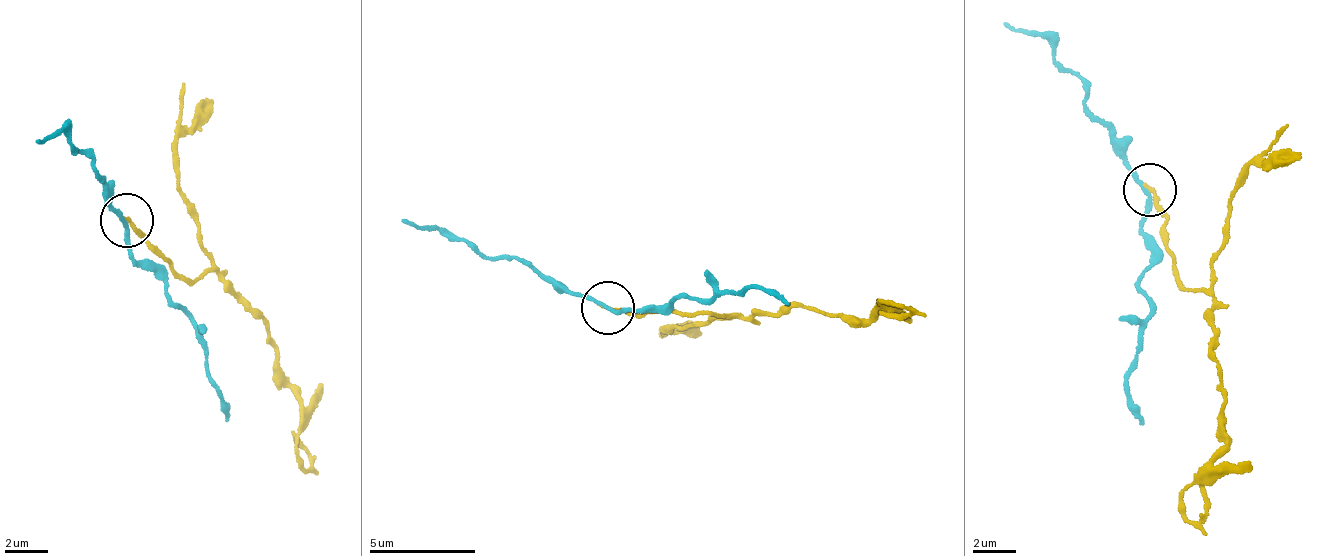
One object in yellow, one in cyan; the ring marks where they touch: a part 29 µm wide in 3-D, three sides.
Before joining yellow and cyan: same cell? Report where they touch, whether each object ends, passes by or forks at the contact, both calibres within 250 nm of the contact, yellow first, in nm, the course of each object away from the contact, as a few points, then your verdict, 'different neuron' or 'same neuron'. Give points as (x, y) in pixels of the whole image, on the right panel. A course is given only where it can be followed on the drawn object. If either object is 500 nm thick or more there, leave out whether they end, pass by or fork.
(1150, 190) | yellow ends | cyan passes by | 200/180 nm | yellow via (1150, 188), (1176, 271), (1211, 304), (1217, 332), (1217, 368), (1226, 437), (1208, 475), (1205, 535) | cyan via (1150, 188), (1141, 224), (1152, 246), (1140, 283), (1149, 317), (1127, 386), (1127, 406), (1145, 423) | different neuron

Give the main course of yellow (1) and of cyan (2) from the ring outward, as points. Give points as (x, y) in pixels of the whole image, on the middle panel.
1: (606, 308), (692, 314), (750, 312), (773, 319), (809, 307), (859, 326), (885, 309), (894, 319), (925, 316)
2: (606, 308), (652, 311), (677, 299), (714, 298), (756, 286), (789, 305)

